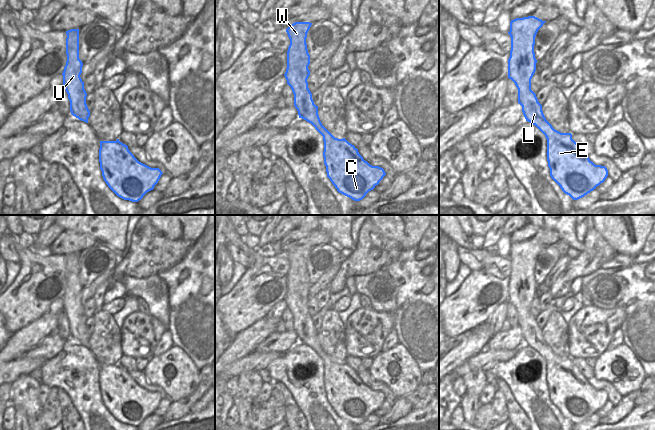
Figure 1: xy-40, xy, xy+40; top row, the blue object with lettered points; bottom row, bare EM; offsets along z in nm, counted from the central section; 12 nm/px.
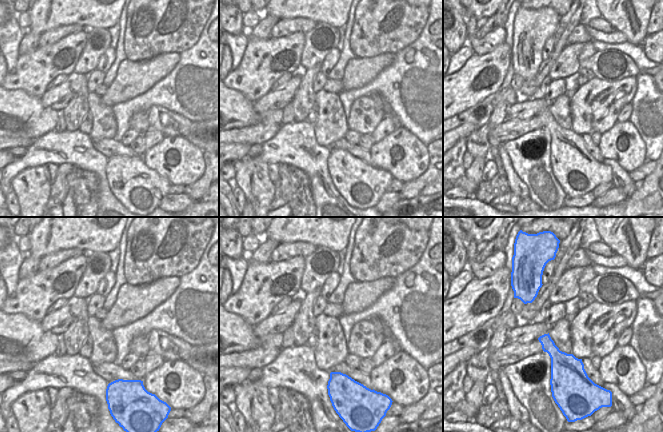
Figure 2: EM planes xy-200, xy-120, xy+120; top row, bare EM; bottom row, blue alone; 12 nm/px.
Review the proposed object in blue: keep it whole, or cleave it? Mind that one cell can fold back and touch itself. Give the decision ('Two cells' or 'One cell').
One cell.

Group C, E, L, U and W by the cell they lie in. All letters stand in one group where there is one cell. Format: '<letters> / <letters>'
C E L U W

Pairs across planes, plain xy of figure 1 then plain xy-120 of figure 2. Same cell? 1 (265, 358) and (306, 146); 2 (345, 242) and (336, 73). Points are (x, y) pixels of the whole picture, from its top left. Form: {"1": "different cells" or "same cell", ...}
{"1": "different cells", "2": "different cells"}

